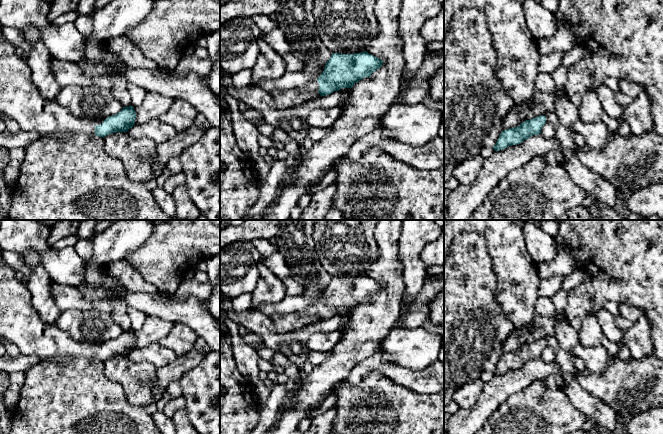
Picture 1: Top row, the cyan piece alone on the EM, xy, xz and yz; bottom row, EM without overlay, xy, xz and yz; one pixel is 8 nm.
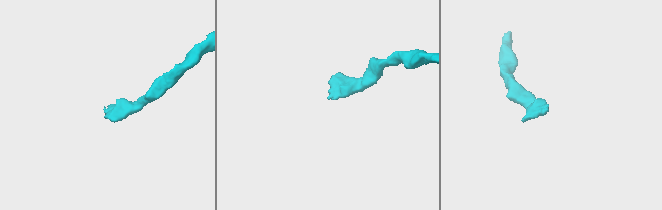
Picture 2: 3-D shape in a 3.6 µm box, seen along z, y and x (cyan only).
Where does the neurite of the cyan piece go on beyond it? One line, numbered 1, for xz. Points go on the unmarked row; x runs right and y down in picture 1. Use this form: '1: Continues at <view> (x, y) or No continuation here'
1: Continues at xz (299, 304)

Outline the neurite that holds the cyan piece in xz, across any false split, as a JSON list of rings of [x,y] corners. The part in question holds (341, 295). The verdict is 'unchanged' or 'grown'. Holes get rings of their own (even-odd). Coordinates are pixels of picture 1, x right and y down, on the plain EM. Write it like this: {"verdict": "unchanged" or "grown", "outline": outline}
{"verdict": "grown", "outline": [[[368,276],[354,278],[332,277],[324,295],[317,302],[302,295],[288,296],[277,303],[260,304],[254,310],[266,317],[287,316],[291,314],[306,314],[329,319],[342,312],[352,312],[355,307],[365,301],[370,301],[379,293],[383,285]]]}

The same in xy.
{"verdict": "grown", "outline": [[[0,248],[0,338],[16,344],[22,355],[36,355],[41,361],[83,357],[104,362],[134,350],[133,330],[123,331],[113,340],[88,343],[72,339],[56,324],[46,323],[34,308],[28,288],[16,279],[2,252]]]}

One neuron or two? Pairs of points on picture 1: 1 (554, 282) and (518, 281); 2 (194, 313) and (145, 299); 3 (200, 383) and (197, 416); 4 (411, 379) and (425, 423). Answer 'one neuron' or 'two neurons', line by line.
1: two neurons
2: one neuron
3: one neuron
4: two neurons

